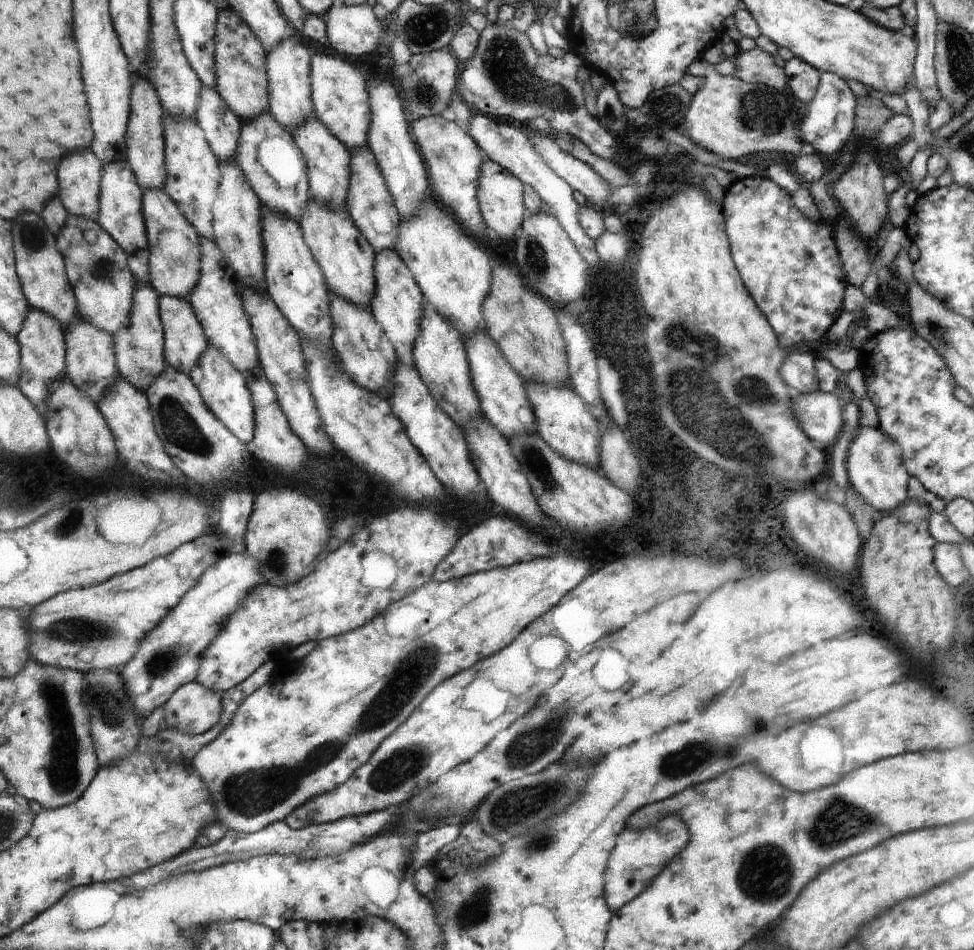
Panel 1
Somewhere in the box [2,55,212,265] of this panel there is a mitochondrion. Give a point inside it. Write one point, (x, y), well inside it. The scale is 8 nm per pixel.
(32, 236)

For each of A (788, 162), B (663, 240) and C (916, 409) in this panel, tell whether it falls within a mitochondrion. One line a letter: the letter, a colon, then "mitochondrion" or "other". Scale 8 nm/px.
A: other
B: other
C: other

